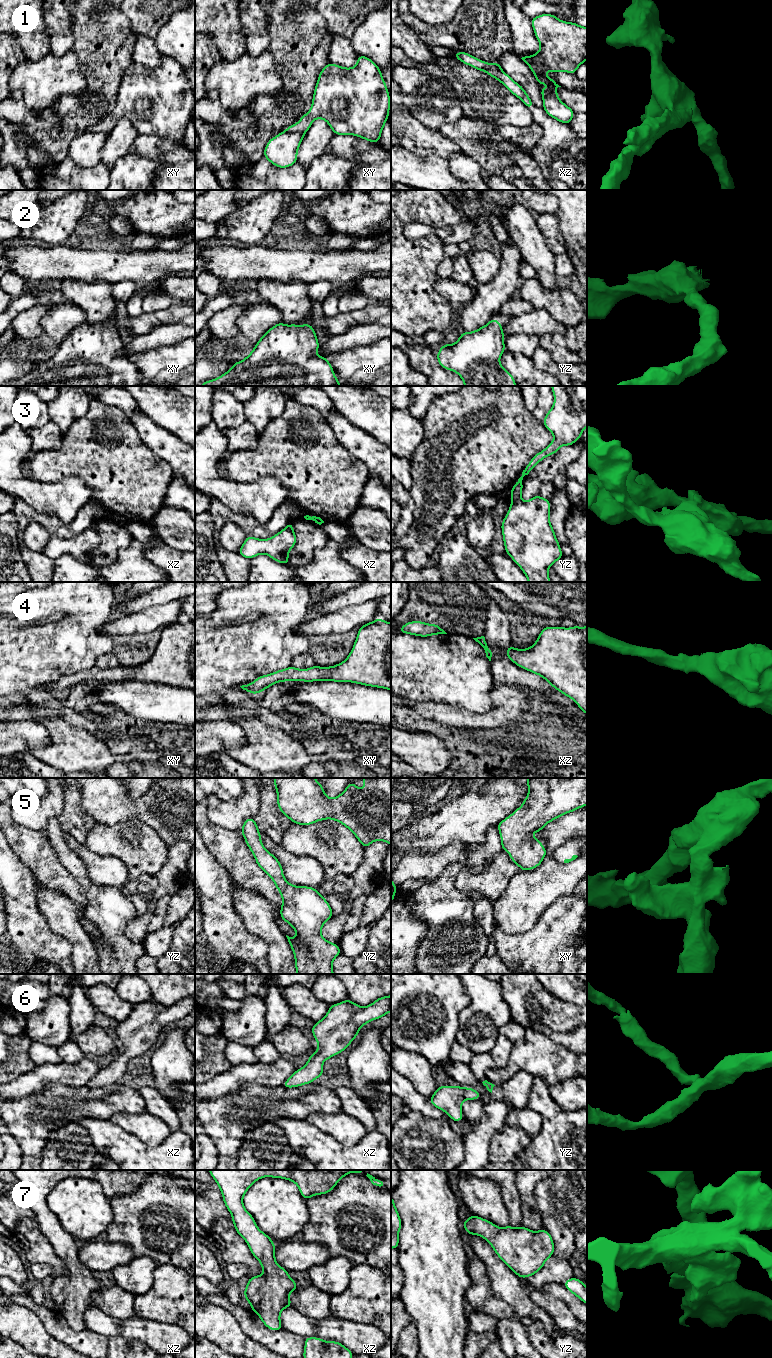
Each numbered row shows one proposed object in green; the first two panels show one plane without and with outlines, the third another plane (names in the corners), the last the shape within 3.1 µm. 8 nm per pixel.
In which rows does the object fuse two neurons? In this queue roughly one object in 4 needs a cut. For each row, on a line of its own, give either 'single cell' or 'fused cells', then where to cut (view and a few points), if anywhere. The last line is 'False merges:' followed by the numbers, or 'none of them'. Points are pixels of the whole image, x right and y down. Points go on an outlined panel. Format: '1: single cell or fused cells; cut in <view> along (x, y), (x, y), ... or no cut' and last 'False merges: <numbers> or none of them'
1: fused cells; cut in xy along (286, 130), (304, 134)
2: single cell; no cut
3: fused cells; cut in xz along (311, 517), (313, 520)
4: single cell; no cut
5: single cell; no cut
6: single cell; no cut
7: single cell; no cut
False merges: 1, 3

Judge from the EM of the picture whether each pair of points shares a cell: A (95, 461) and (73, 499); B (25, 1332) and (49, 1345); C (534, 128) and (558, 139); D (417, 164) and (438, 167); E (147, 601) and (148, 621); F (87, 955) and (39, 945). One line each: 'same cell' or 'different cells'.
A: different cells
B: same cell
C: different cells
D: same cell
E: different cells
F: different cells

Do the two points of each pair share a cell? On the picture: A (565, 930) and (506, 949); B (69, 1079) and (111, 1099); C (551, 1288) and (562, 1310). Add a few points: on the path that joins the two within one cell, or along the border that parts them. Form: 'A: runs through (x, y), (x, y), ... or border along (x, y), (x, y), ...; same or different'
A: runs through (550, 939), (539, 949), (521, 949); same
B: border along (60, 1083), (71, 1087), (85, 1086); different
C: border along (541, 1290), (560, 1299), (572, 1313); different

